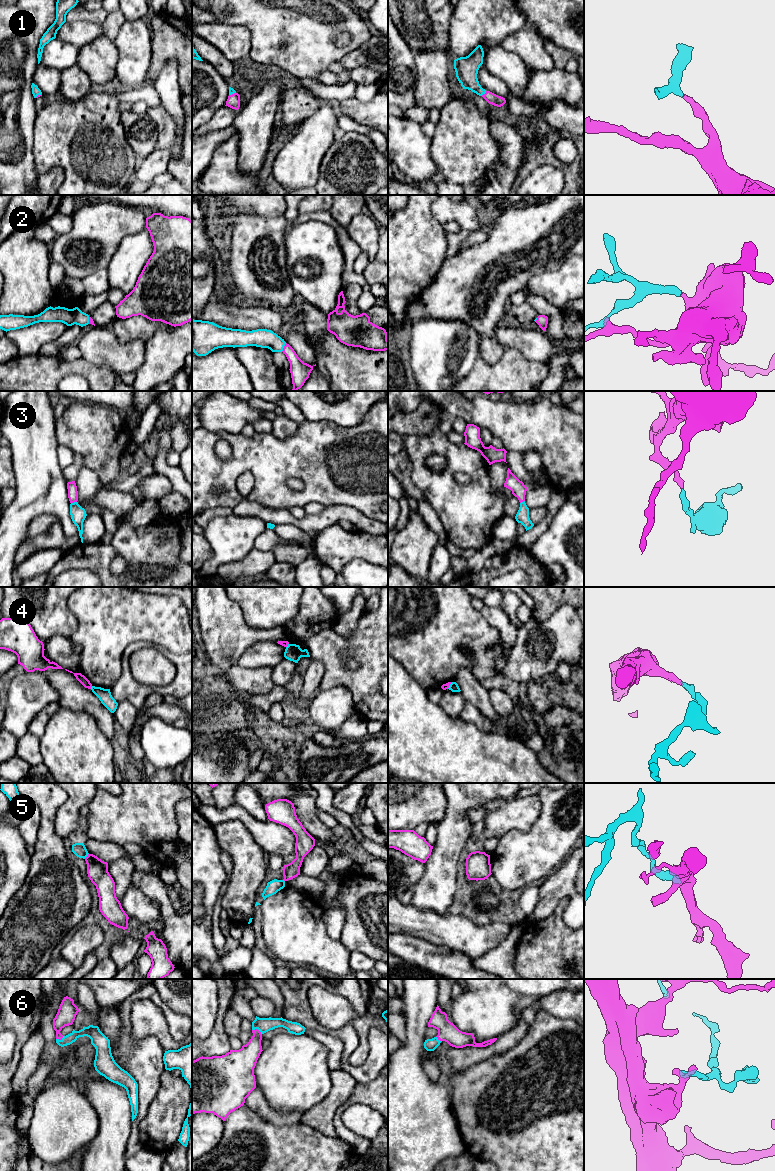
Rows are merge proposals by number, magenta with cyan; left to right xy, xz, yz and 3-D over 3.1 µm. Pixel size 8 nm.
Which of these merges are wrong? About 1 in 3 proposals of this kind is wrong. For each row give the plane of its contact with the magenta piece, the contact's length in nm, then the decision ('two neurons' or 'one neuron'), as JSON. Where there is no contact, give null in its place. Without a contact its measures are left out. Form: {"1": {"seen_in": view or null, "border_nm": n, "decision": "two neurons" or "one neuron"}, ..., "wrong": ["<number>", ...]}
{"1": {"seen_in": "yz", "border_nm": 60, "decision": "one neuron"}, "2": {"seen_in": "xz", "border_nm": 80, "decision": "one neuron"}, "3": {"seen_in": "xy", "border_nm": 50, "decision": "one neuron"}, "4": {"seen_in": "xy", "border_nm": 30, "decision": "two neurons"}, "5": {"seen_in": "xy", "border_nm": 60, "decision": "two neurons"}, "6": {"seen_in": "xz", "border_nm": 90, "decision": "one neuron"}, "wrong": ["4", "5"]}

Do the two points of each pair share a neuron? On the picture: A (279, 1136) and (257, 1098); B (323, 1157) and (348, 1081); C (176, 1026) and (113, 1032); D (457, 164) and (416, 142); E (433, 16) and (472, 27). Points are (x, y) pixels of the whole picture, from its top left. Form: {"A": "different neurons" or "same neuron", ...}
{"A": "different neurons", "B": "different neurons", "C": "different neurons", "D": "different neurons", "E": "different neurons"}

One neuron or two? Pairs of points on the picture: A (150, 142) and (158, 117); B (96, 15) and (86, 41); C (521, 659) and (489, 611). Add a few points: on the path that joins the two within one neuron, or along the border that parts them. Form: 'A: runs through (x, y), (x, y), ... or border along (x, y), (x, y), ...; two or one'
A: border along (158, 135), (155, 148); two
B: border along (69, 23), (91, 21), (100, 24); two
C: border along (518, 628), (516, 641), (504, 668); two

